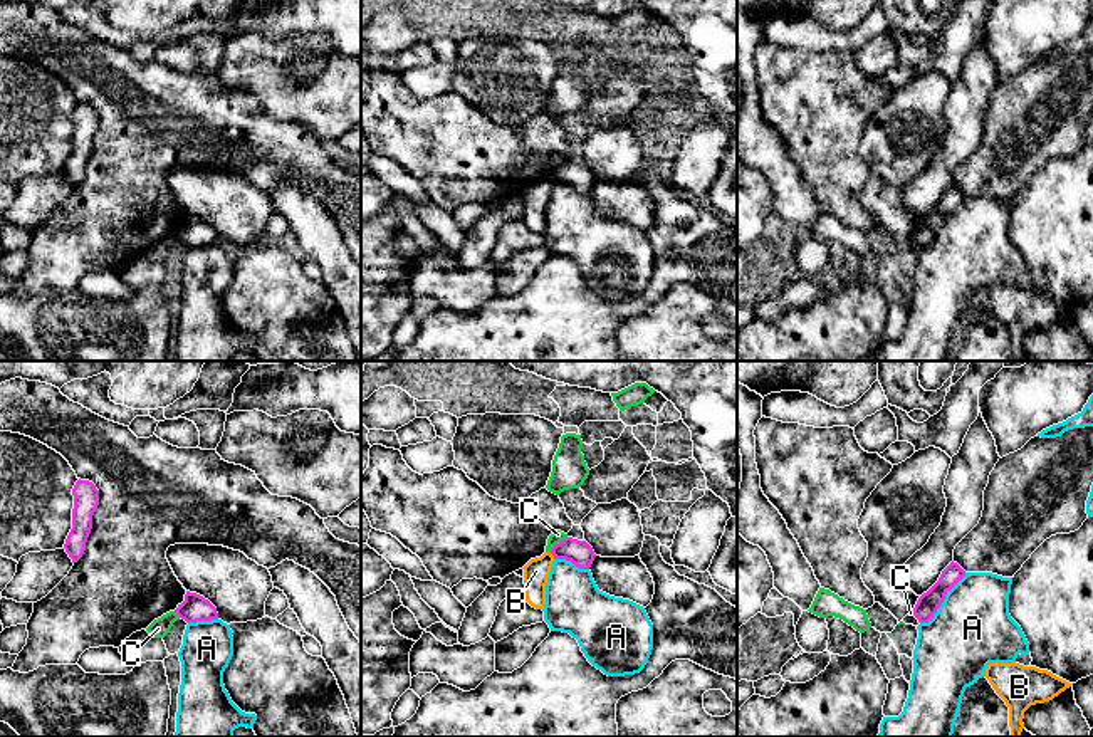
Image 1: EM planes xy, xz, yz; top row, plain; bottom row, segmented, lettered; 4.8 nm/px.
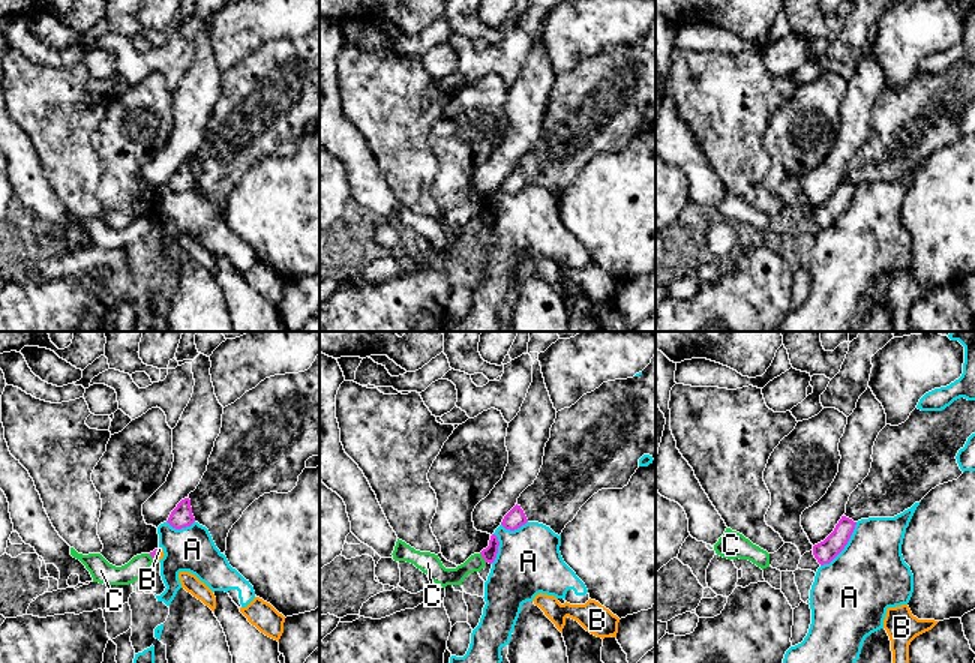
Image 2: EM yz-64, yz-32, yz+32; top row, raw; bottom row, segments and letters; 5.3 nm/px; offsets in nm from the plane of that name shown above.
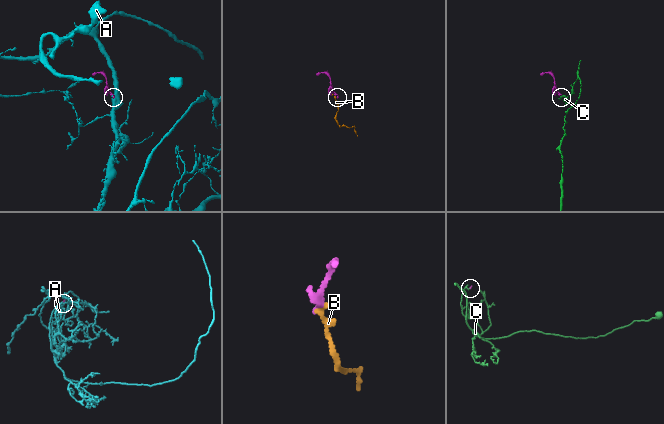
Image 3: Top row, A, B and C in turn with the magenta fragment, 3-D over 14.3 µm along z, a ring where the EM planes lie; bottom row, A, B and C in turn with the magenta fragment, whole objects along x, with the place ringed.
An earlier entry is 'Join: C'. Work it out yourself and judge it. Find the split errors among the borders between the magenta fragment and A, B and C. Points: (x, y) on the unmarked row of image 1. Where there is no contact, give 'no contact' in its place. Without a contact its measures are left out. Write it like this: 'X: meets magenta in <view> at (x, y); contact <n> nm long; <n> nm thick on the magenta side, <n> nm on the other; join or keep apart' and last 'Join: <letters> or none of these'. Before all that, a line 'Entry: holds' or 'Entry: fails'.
Entry: fails
A: meets magenta in yz at (942, 225); contact 340 nm long; 110 nm thick on the magenta side, 380 nm on the other; keep apart
B: meets magenta in xz at (553, 178); contact 40 nm long; 120 nm thick on the magenta side, 120 nm on the other; keep apart
C: meets magenta in xz at (559, 167); contact 120 nm long; 120 nm thick on the magenta side, 60 nm on the other; keep apart
Join: none of these

